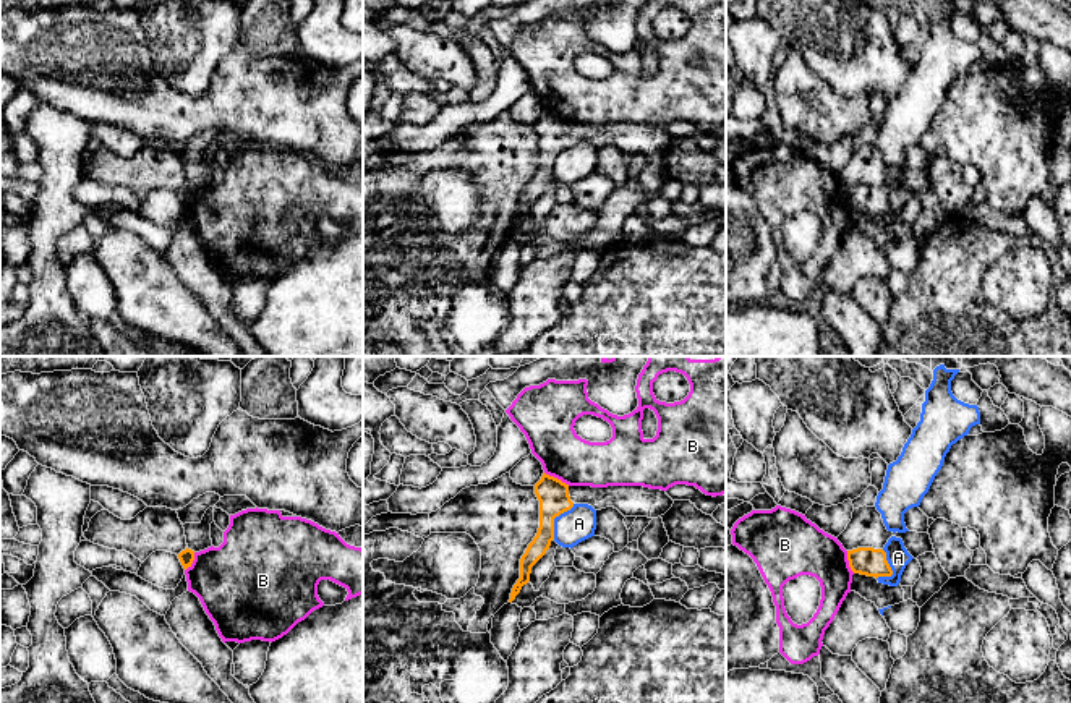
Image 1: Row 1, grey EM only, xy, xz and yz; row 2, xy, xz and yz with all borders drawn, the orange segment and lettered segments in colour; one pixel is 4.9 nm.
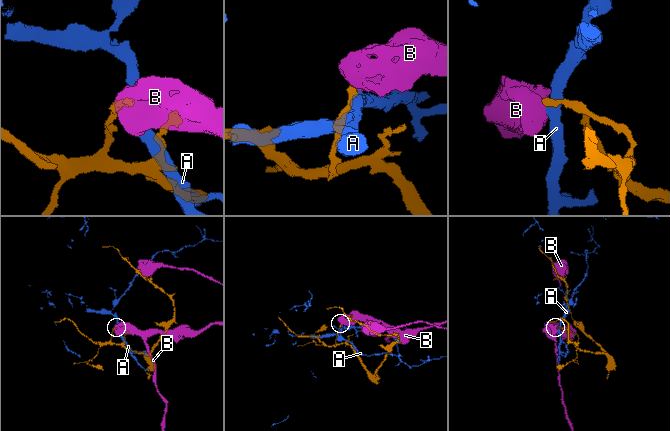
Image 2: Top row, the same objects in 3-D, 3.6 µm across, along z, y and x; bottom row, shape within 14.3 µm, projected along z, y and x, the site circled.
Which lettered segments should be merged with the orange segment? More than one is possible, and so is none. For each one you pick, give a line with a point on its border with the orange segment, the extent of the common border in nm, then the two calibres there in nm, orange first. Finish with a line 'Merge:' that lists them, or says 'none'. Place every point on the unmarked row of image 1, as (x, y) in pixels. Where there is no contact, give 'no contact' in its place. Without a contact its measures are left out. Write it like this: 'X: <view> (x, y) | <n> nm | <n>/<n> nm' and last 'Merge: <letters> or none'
Merge: none

